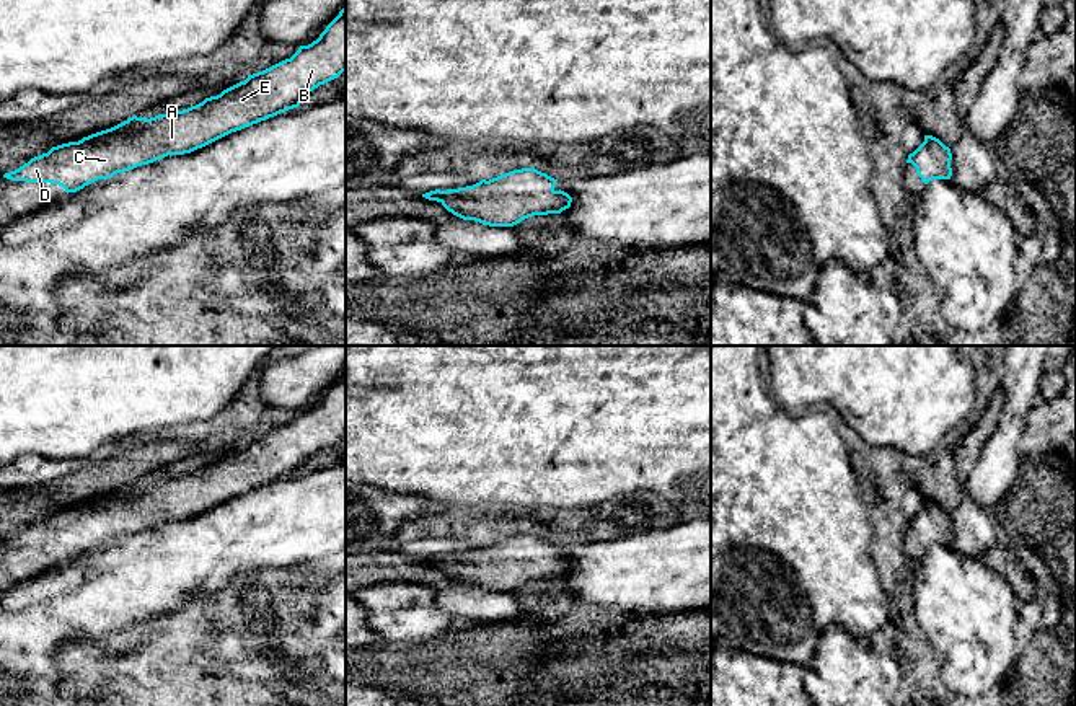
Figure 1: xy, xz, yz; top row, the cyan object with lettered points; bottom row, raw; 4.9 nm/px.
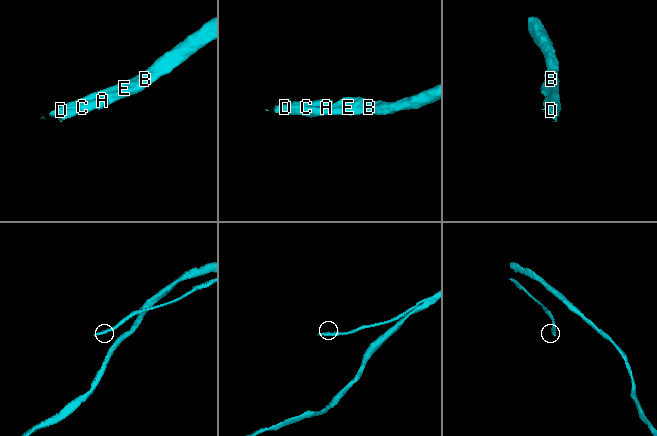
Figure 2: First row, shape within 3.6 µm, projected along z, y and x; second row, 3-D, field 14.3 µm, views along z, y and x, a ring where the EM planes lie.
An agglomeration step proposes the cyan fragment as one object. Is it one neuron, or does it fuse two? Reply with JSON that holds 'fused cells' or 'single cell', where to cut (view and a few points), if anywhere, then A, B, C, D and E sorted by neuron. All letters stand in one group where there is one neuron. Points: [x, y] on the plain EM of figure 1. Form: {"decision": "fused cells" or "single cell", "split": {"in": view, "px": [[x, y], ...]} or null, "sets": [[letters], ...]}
{"decision": "single cell", "split": null, "sets": [["A", "B", "C", "D", "E"]]}

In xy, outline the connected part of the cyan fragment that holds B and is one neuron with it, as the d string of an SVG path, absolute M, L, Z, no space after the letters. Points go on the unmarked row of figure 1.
M346 372L316 406L262 437L248 440L217 461L183 476L127 486L52 512L3 543L59 549L65 558L153 528L168 520L184 520L232 497L289 474L346 437Z

